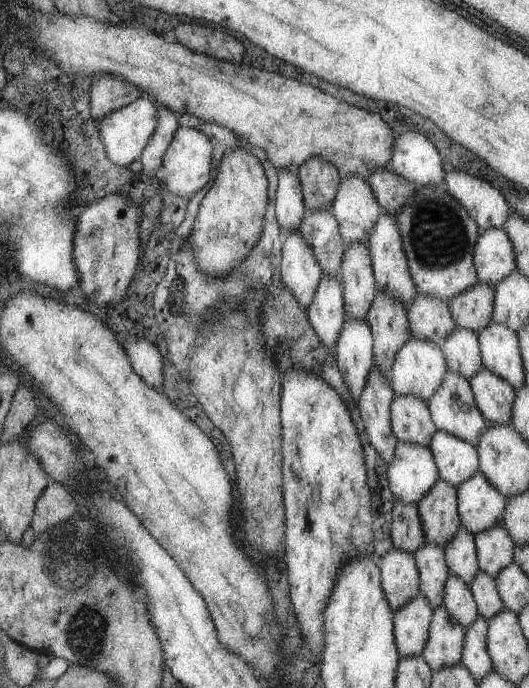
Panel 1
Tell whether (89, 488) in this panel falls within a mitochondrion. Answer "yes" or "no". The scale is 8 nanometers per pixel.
no

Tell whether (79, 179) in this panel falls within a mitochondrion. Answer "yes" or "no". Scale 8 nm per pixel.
no

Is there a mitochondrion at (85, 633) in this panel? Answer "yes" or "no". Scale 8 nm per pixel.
yes

